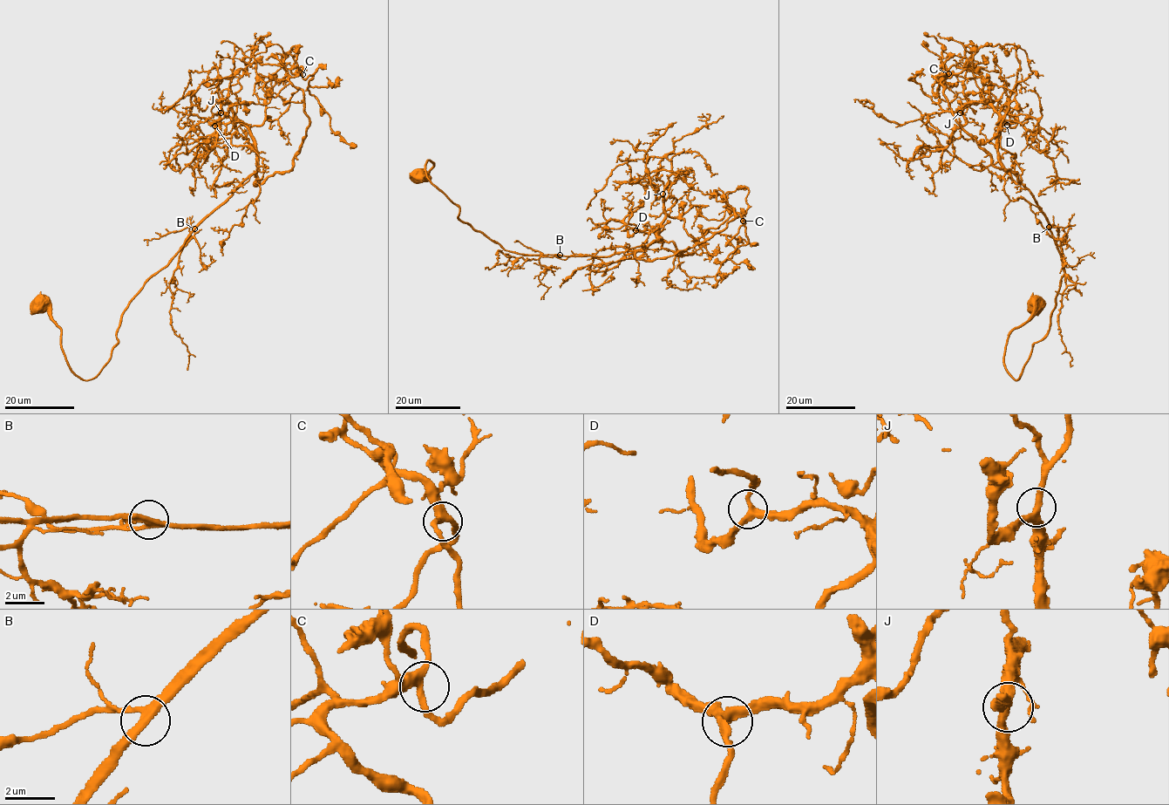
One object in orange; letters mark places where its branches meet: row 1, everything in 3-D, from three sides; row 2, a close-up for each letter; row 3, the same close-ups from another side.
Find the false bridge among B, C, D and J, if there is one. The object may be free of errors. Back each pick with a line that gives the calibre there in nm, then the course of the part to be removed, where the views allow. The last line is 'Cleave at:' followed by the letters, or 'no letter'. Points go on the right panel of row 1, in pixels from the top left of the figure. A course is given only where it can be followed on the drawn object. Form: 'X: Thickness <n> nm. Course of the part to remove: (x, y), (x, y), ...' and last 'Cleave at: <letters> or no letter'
Cleave at: no letter

